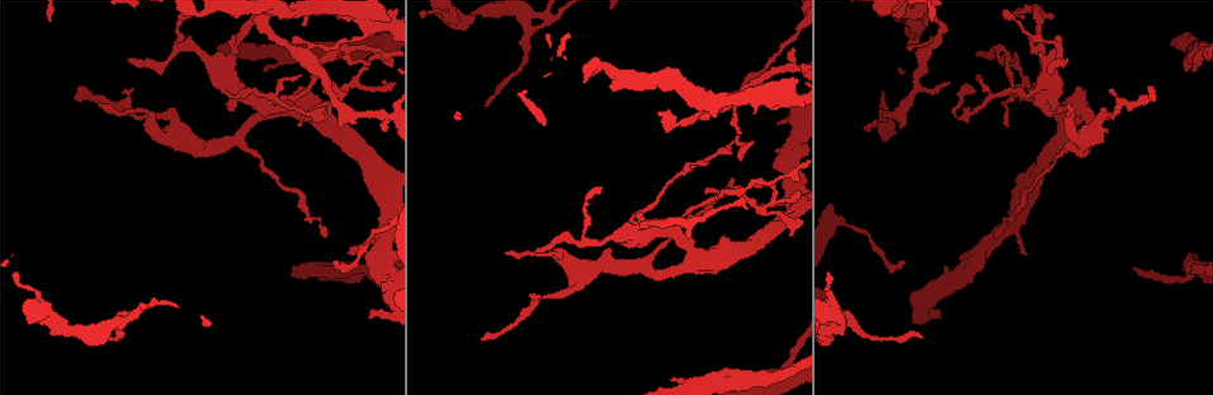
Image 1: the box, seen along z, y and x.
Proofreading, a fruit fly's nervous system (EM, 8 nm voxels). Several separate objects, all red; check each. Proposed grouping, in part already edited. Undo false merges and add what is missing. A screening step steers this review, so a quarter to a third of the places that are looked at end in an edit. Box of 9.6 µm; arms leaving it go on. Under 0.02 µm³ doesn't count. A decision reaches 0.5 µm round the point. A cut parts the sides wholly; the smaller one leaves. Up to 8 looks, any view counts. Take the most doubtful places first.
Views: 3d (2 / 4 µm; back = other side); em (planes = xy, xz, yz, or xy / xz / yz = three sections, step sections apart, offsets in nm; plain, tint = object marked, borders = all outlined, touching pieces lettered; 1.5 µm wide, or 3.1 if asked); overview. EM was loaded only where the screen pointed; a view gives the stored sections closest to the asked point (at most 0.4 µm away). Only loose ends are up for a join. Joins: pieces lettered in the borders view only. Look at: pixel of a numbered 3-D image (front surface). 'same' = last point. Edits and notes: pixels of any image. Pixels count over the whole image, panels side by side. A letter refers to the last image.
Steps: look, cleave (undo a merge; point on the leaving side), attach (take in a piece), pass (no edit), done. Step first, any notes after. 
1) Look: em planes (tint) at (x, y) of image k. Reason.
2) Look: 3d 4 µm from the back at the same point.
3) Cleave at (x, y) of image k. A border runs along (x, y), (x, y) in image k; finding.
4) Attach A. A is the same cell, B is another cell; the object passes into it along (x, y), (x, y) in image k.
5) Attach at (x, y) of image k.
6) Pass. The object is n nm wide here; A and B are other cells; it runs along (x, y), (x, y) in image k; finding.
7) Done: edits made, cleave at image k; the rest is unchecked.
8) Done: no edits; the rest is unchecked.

Look: em yz step 4 (tint) at (363, 271) of image 1.

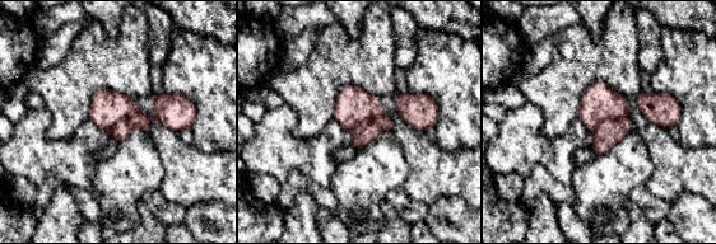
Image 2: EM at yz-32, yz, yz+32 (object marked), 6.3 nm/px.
Look: em planes (tint) at the same point.

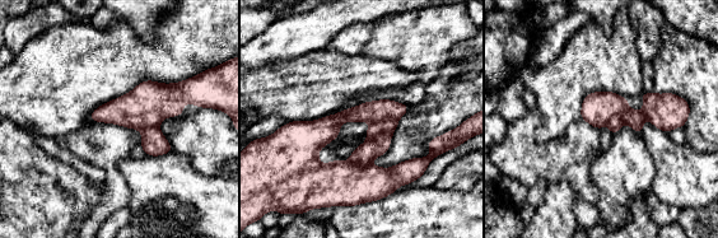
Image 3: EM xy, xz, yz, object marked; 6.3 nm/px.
Look: em planes (borders) at the same point. What lies round it.

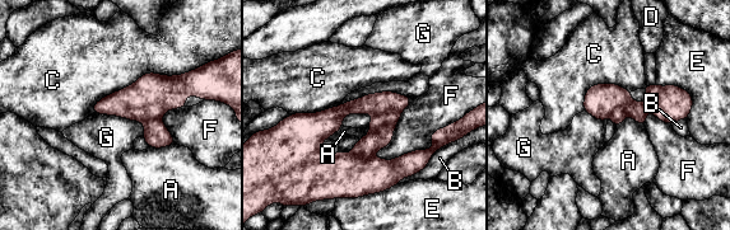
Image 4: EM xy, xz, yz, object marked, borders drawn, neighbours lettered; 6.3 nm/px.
Cleave at (382, 127) of image 4. The object is 200 nm wide here; A, B, C, D, E, F and G are other cells; a border runs along (400, 112), (386, 112), (373, 117) in image 4; two cells meet here.

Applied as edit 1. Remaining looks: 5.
Look: em xz step 8 (tint) at (1184, 72) of image 1. An open end.

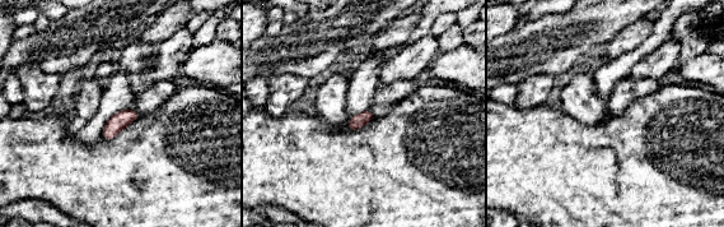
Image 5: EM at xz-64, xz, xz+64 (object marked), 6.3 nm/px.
Look: em planes (borders) at the same point.

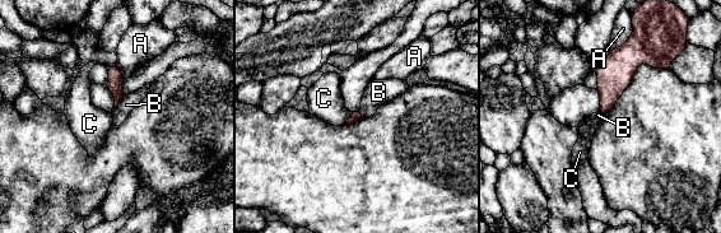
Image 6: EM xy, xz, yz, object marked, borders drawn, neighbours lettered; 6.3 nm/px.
Pass. A, B and C are other cells; a border runs along (128, 94), (112, 112) in image 6; none of them fits.

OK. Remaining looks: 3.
Look: 3d 2 µm at (776, 124) of image 1. Free end.

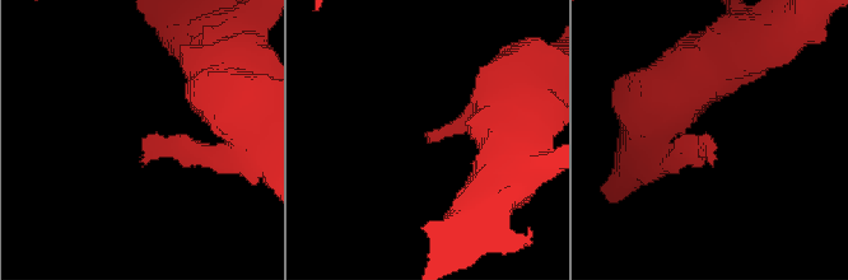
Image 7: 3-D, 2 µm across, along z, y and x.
Look: em planes (borders) at (145, 157) of image 7. Need the tissue.

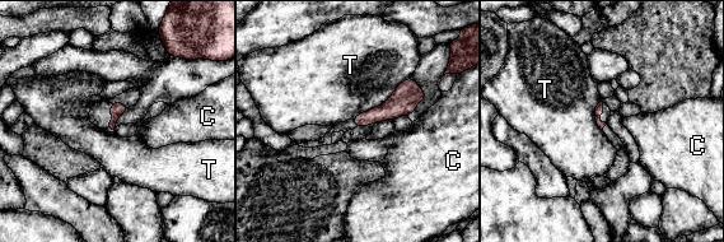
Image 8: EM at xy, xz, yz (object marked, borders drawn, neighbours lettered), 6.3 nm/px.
Pass. C and T are other cells; a border runs along (410, 77), (382, 103), (351, 119) in image 8; none of them fits.

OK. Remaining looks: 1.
Done: edits made, cleave at image 4; the rest is unchecked.

